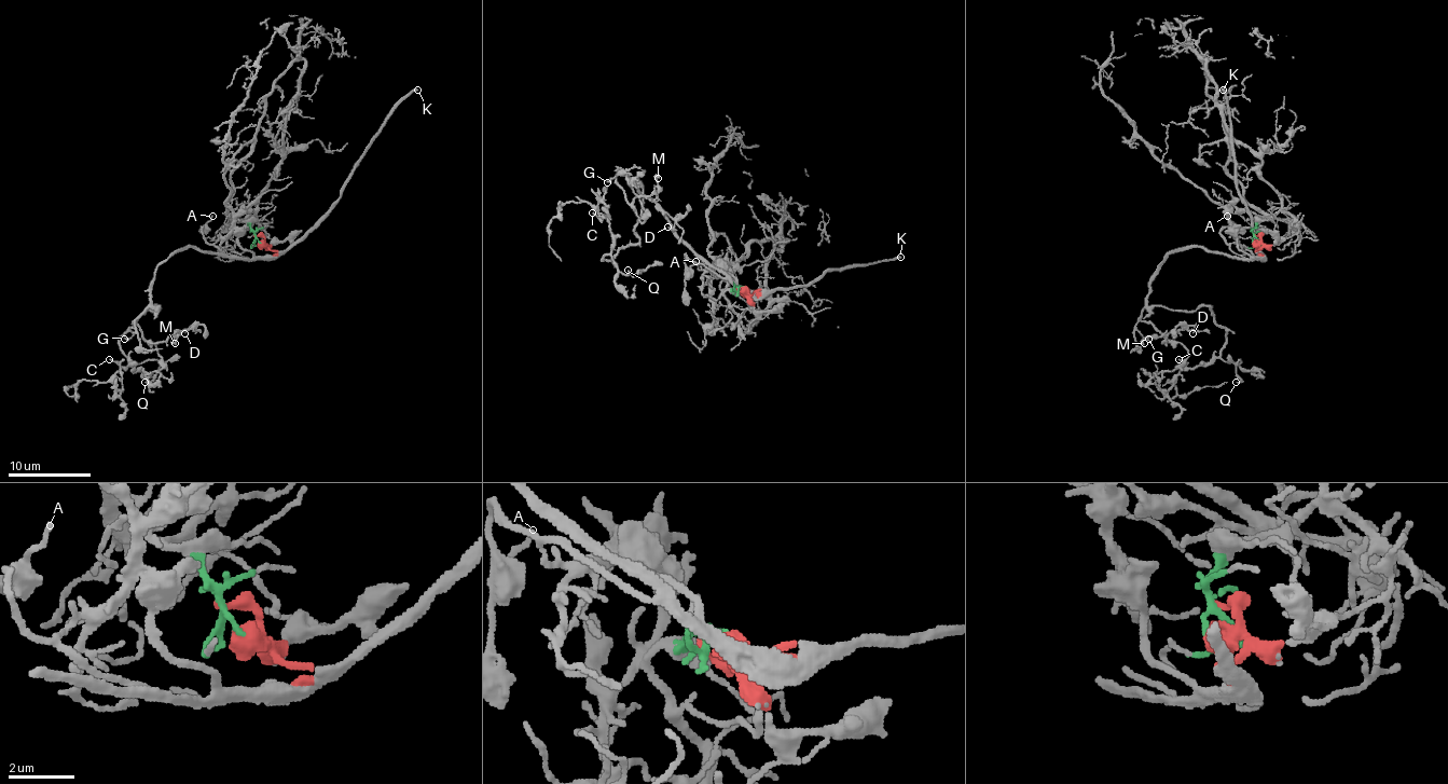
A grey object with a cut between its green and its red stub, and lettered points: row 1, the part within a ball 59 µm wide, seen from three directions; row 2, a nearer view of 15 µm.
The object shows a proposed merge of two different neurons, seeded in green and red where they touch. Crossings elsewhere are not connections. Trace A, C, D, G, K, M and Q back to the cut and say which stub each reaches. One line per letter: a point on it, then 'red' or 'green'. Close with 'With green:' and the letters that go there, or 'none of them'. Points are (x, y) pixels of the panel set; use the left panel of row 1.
A: place (212, 216); red
C: place (109, 359); red
D: place (184, 333); red
G: place (124, 339); red
K: place (417, 90); red
M: place (175, 343); red
Q: place (145, 382); red
With green: none of them

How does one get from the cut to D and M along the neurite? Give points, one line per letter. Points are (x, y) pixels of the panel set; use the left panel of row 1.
D: (260, 242), (275, 252), (194, 246), (156, 267), (134, 321), (154, 344), (192, 325), (185, 333)
M: (260, 242), (275, 252), (194, 246), (156, 267), (134, 321), (146, 340), (175, 344)

